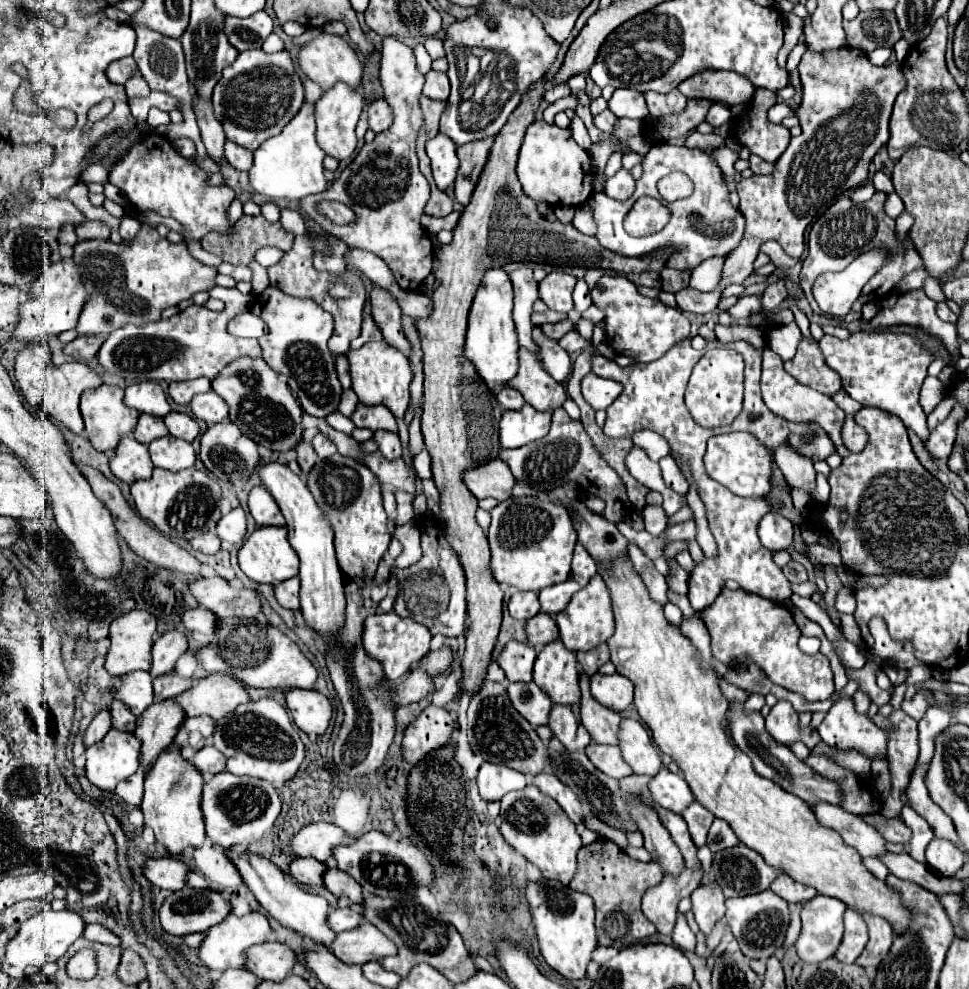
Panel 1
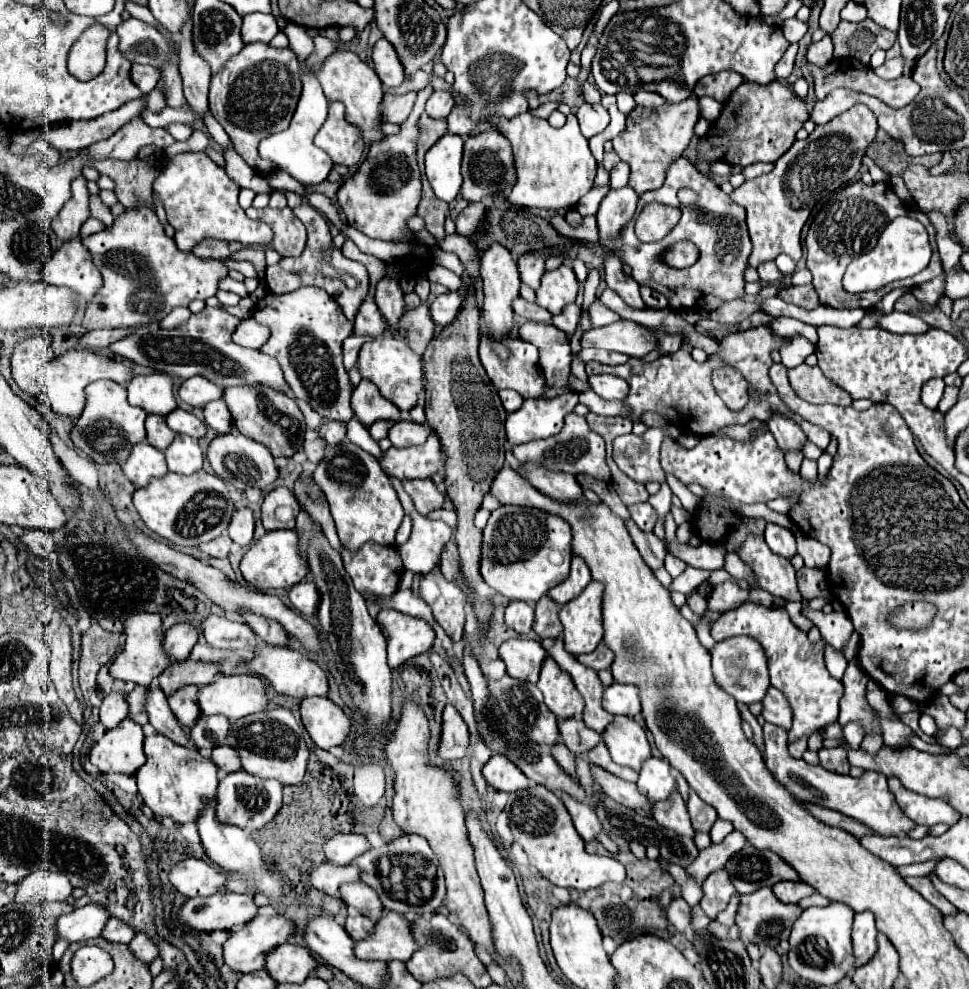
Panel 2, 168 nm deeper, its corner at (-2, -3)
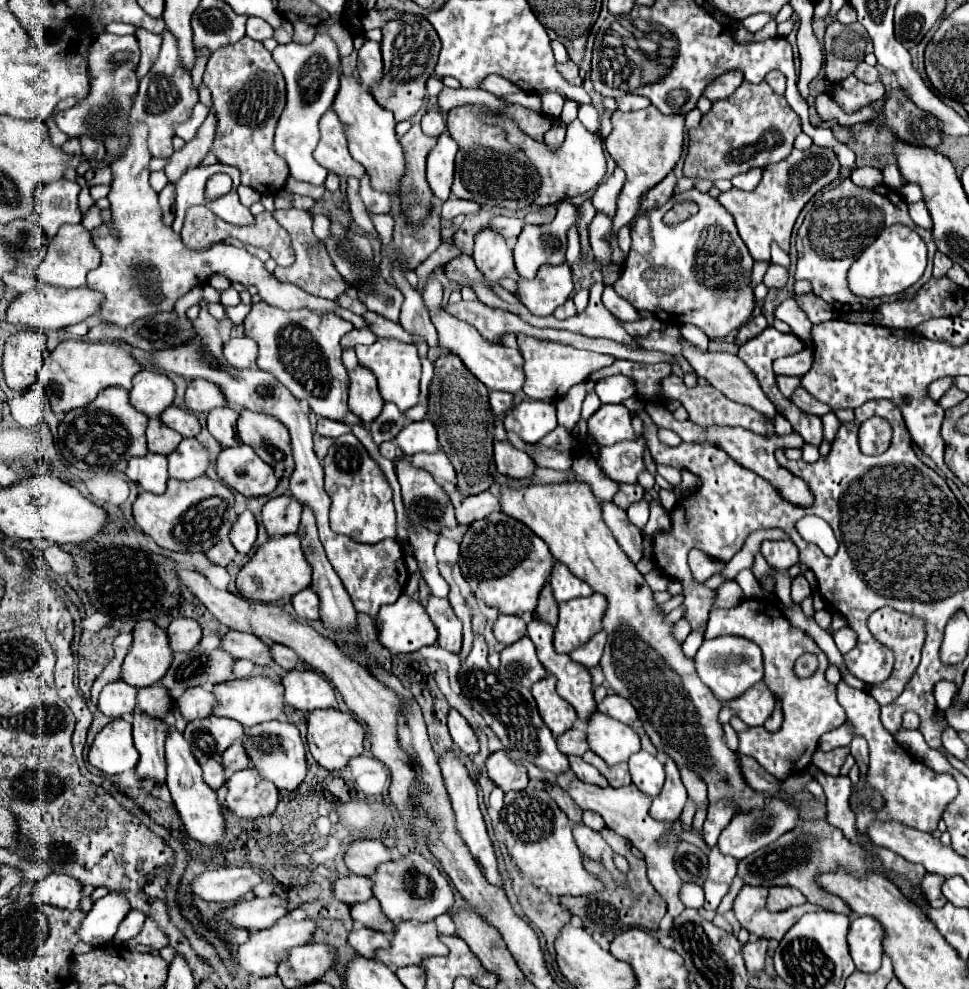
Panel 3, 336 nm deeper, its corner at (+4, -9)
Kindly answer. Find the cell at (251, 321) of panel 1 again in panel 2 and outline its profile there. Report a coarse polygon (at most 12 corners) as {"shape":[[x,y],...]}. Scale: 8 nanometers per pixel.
{"shape":[[254,318],[238,324],[232,340],[246,348],[262,348],[270,330]]}

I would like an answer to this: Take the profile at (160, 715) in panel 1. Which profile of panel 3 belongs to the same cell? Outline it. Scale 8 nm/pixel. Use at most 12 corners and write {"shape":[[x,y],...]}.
{"shape":[[188,688],[176,700],[186,720],[206,718],[216,696],[204,688]]}

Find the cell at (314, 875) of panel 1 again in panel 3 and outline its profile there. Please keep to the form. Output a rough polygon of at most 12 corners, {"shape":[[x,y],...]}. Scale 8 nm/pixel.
{"shape":[[350,876],[334,882],[334,894],[346,904],[370,900],[372,880]]}

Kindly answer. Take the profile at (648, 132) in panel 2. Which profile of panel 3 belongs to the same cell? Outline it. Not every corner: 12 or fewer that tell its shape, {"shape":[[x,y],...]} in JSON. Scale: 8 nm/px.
{"shape":[[656,106],[612,114],[606,148],[626,172],[612,220],[618,230],[644,192],[676,166],[684,116]]}

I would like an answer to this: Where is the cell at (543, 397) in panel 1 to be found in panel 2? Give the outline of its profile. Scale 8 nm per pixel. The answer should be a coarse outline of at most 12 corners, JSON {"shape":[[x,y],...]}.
{"shape":[[486,336],[480,360],[492,384],[522,398],[544,398],[538,348],[506,338],[510,358],[500,360]]}

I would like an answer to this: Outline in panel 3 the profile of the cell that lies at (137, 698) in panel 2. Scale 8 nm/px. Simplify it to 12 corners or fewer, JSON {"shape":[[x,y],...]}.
{"shape":[[160,684],[138,690],[138,708],[166,718],[174,702]]}

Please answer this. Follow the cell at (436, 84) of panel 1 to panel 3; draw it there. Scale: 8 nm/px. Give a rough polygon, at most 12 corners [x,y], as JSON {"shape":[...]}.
{"shape":[[442,112],[422,116],[422,132],[438,138],[446,130]]}

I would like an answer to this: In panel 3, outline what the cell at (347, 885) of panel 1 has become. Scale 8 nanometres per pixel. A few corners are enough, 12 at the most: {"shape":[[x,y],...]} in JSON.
{"shape":[[376,898],[352,904],[355,927],[363,926],[386,934],[396,924],[380,910]]}

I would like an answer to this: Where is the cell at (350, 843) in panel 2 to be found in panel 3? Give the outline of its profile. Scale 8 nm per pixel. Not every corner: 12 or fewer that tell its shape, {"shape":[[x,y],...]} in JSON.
{"shape":[[360,840],[344,860],[350,872],[372,876],[392,860],[380,840]]}

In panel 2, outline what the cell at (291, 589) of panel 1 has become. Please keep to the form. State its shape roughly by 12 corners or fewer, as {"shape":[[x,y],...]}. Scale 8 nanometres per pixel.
{"shape":[[302,580],[288,590],[292,606],[316,614],[320,594],[314,582]]}

